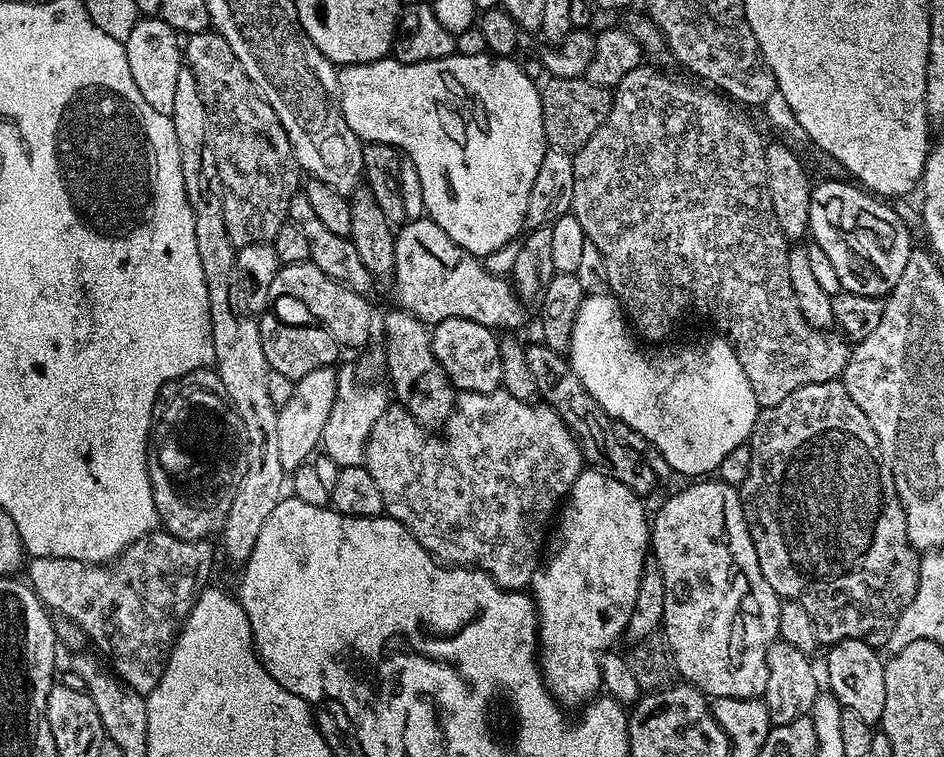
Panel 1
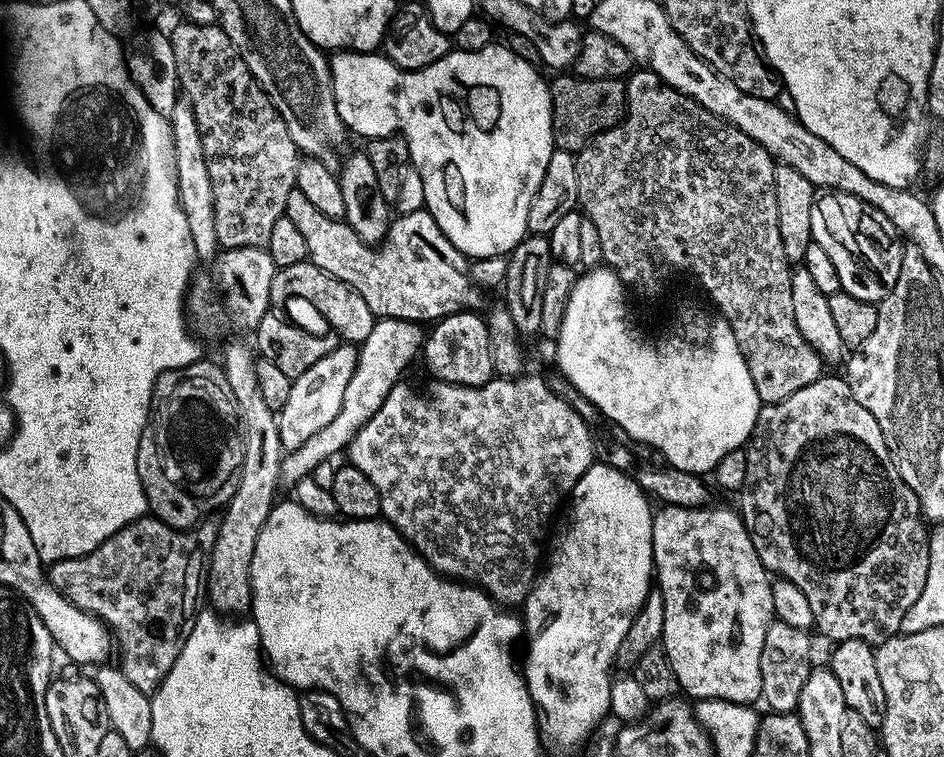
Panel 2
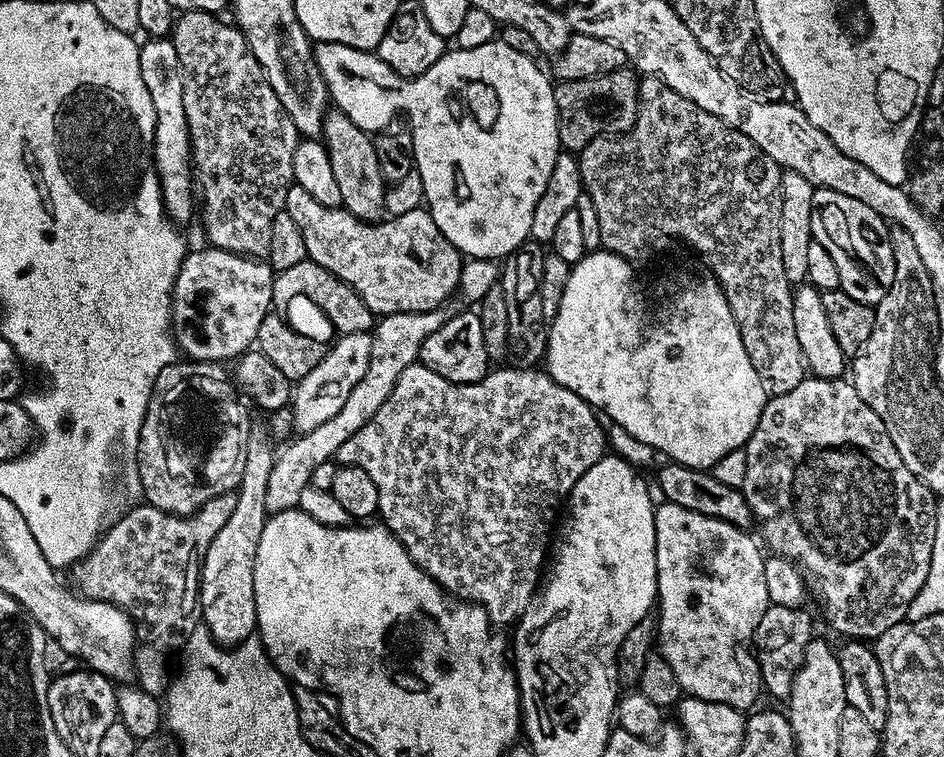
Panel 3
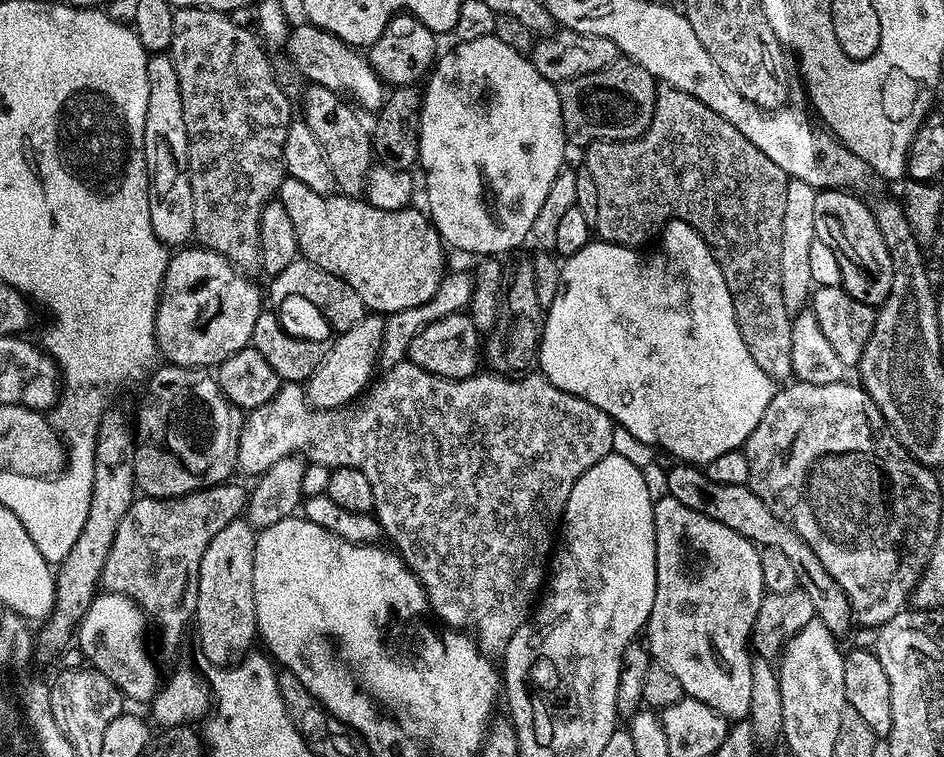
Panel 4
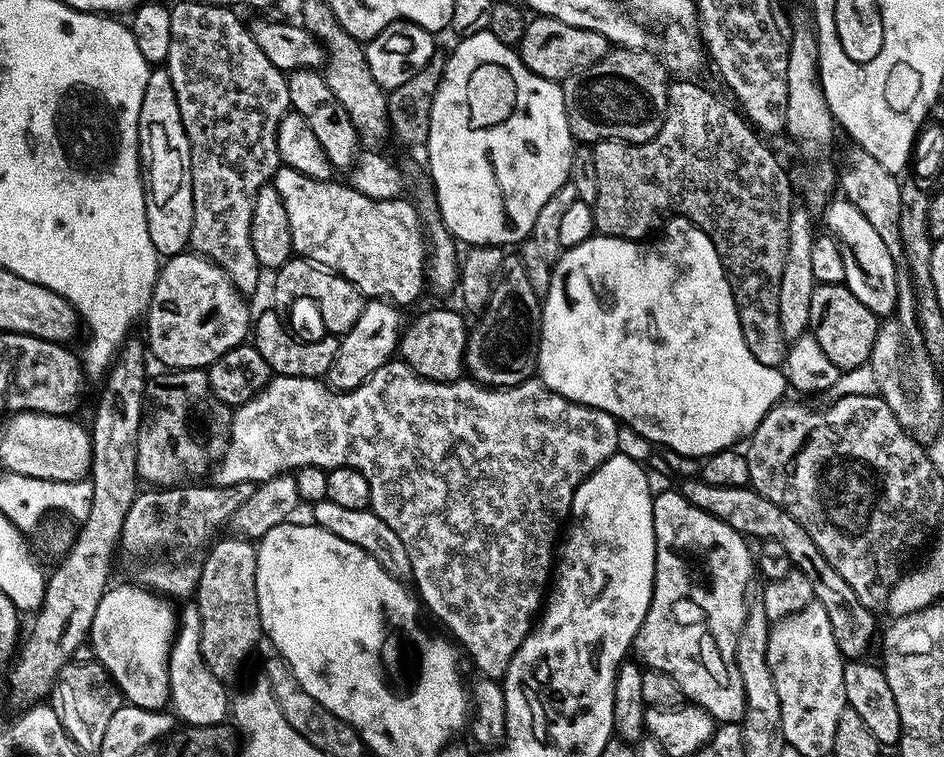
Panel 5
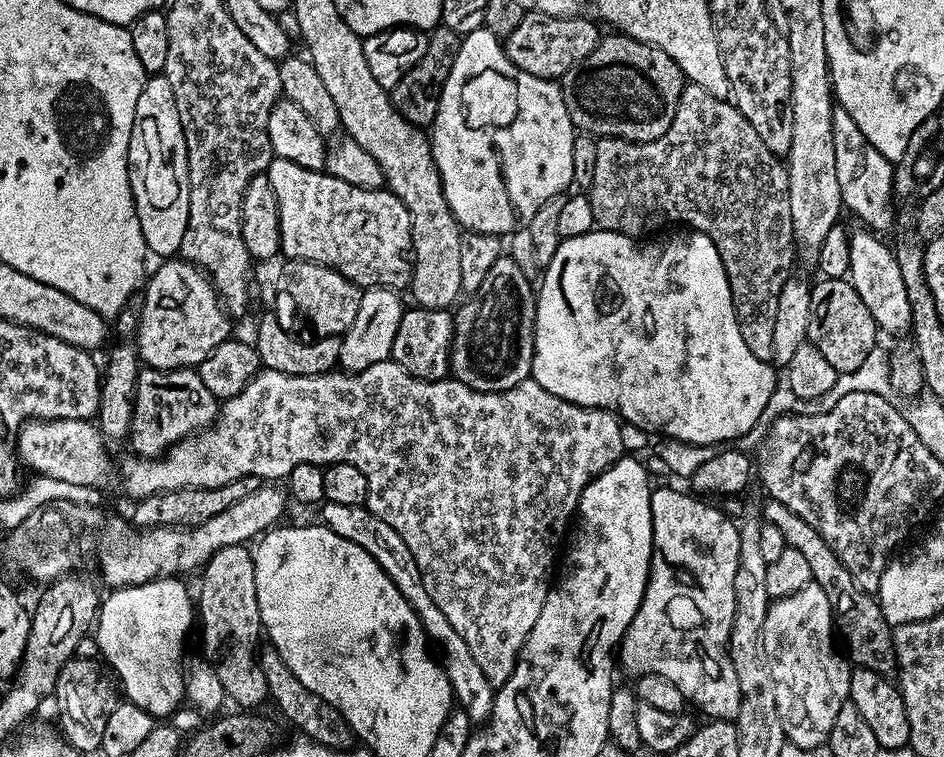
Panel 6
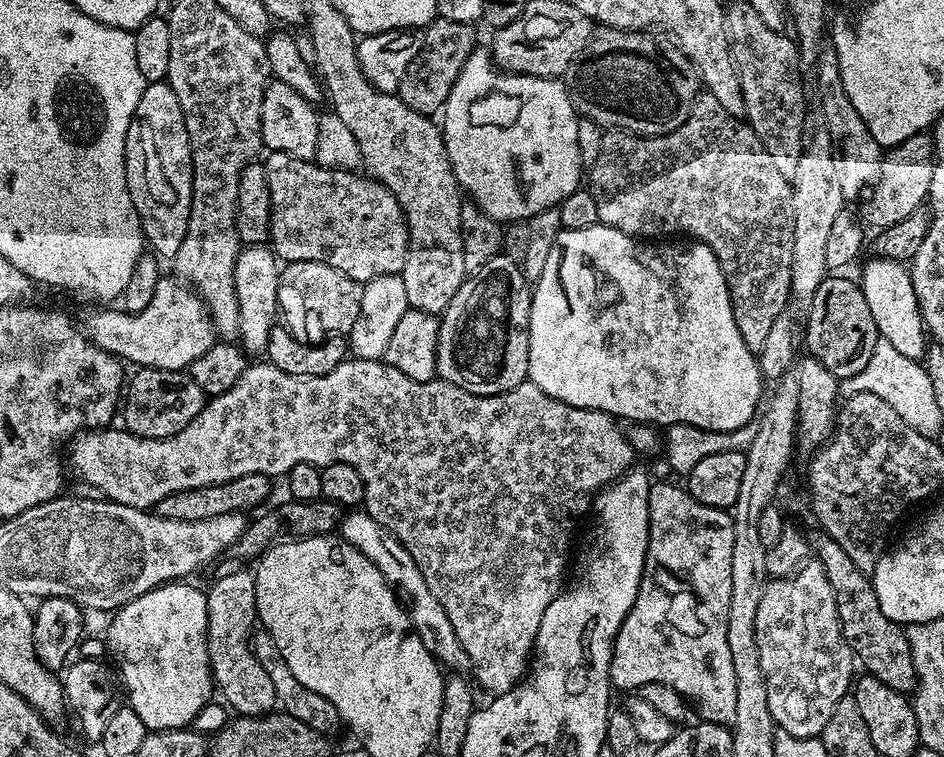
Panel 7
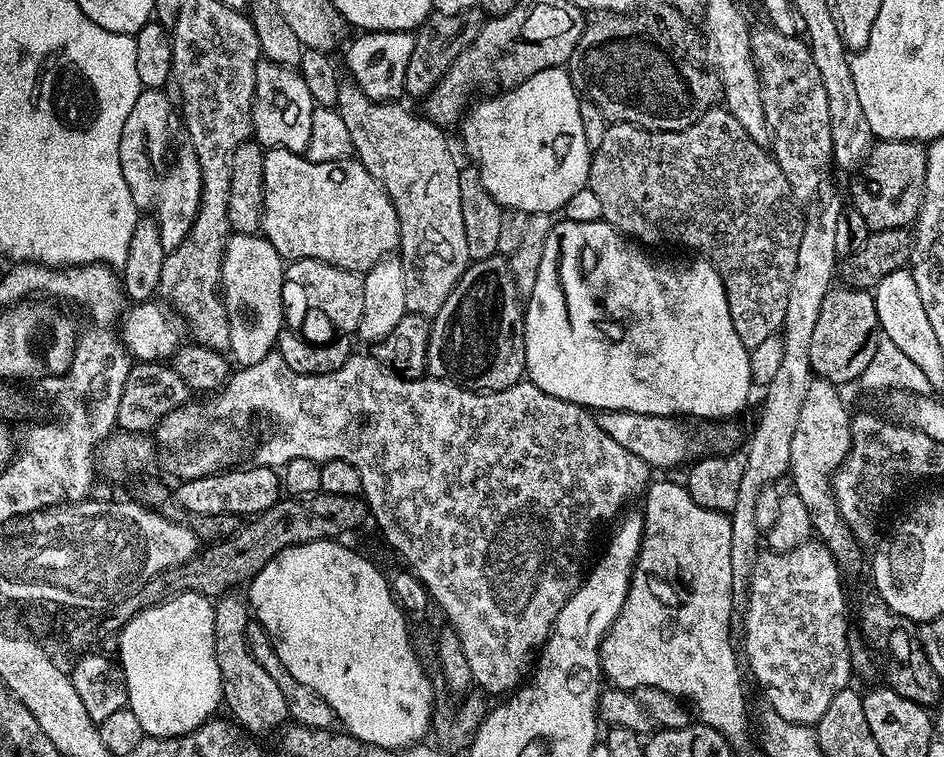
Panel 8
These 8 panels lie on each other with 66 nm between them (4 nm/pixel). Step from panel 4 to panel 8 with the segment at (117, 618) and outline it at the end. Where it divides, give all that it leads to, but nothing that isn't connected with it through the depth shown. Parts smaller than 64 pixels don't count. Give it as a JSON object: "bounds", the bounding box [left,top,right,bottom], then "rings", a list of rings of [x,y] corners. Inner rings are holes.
{"bounds":[118,592,224,736],"rings":[[[182,592],[172,596],[168,600],[163,600],[161,604],[155,604],[152,608],[147,608],[139,612],[126,626],[118,633],[119,651],[118,663],[124,672],[124,681],[128,687],[127,708],[142,722],[142,730],[146,736],[181,736],[187,732],[193,732],[195,728],[201,728],[206,721],[213,719],[217,715],[216,707],[221,707],[224,698],[224,683],[218,670],[216,661],[216,639],[214,638],[214,614],[216,613],[213,601],[209,597],[200,595],[199,592]]]}

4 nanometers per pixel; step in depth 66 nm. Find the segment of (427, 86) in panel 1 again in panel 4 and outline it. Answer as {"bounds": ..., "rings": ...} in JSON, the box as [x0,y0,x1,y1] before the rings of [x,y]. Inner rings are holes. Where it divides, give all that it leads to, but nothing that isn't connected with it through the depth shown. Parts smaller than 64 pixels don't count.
{"bounds":[286,22,566,258],"rings":[[[301,22],[297,28],[295,25],[289,31],[286,41],[287,48],[293,66],[305,76],[305,81],[321,84],[329,88],[331,92],[343,94],[355,101],[361,109],[378,110],[384,105],[386,88],[380,77],[376,75],[376,71],[357,49],[343,44],[334,34],[321,28],[315,28],[313,24]],[[498,37],[465,40],[453,52],[443,53],[423,85],[420,101],[418,168],[424,171],[422,188],[428,191],[430,219],[445,245],[477,252],[480,258],[499,257],[499,252],[508,252],[529,239],[534,217],[566,164],[557,85],[542,78],[527,55],[519,56]]]}

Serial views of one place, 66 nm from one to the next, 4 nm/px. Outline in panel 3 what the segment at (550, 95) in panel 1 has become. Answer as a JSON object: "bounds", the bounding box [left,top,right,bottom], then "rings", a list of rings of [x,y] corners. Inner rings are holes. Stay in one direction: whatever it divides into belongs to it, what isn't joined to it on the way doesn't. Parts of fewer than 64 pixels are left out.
{"bounds":[554,66,640,154],"rings":[[[625,66],[598,78],[562,80],[555,85],[554,102],[558,110],[558,138],[561,149],[578,154],[594,138],[619,136],[634,126],[640,109],[640,80]]]}

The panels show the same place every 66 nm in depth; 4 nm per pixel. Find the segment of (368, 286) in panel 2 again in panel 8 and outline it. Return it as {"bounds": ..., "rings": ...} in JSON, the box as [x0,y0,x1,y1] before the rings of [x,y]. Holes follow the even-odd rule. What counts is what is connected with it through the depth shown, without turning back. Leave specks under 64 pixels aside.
{"bounds":[262,148,399,274],"rings":[[[269,148],[264,154],[262,235],[285,261],[321,260],[363,274],[399,249],[398,214],[382,186],[355,158],[310,162],[307,155]]]}

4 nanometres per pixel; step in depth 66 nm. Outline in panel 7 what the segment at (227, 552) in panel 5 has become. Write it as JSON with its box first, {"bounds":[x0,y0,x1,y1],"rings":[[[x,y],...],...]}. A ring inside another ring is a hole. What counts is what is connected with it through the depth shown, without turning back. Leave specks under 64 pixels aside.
{"bounds":[206,566,277,716],"rings":[[[236,566],[233,572],[224,572],[212,584],[212,589],[207,589],[206,595],[208,598],[208,667],[212,670],[212,678],[215,687],[224,695],[224,700],[233,708],[233,713],[242,716],[265,716],[268,712],[273,711],[277,707],[276,695],[274,694],[274,682],[270,682],[270,674],[266,674],[266,670],[262,670],[262,666],[258,662],[256,652],[252,648],[252,634],[258,624],[258,617],[256,614],[256,578],[251,571],[248,572],[244,566]]]}

